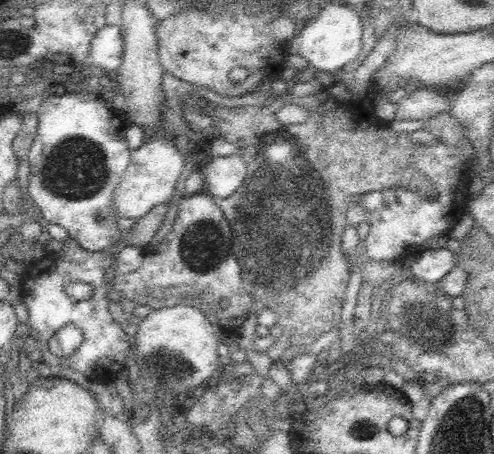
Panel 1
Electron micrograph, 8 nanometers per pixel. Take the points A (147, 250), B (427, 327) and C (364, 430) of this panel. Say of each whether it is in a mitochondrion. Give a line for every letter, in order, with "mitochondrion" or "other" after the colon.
A: other
B: mitochondrion
C: mitochondrion

